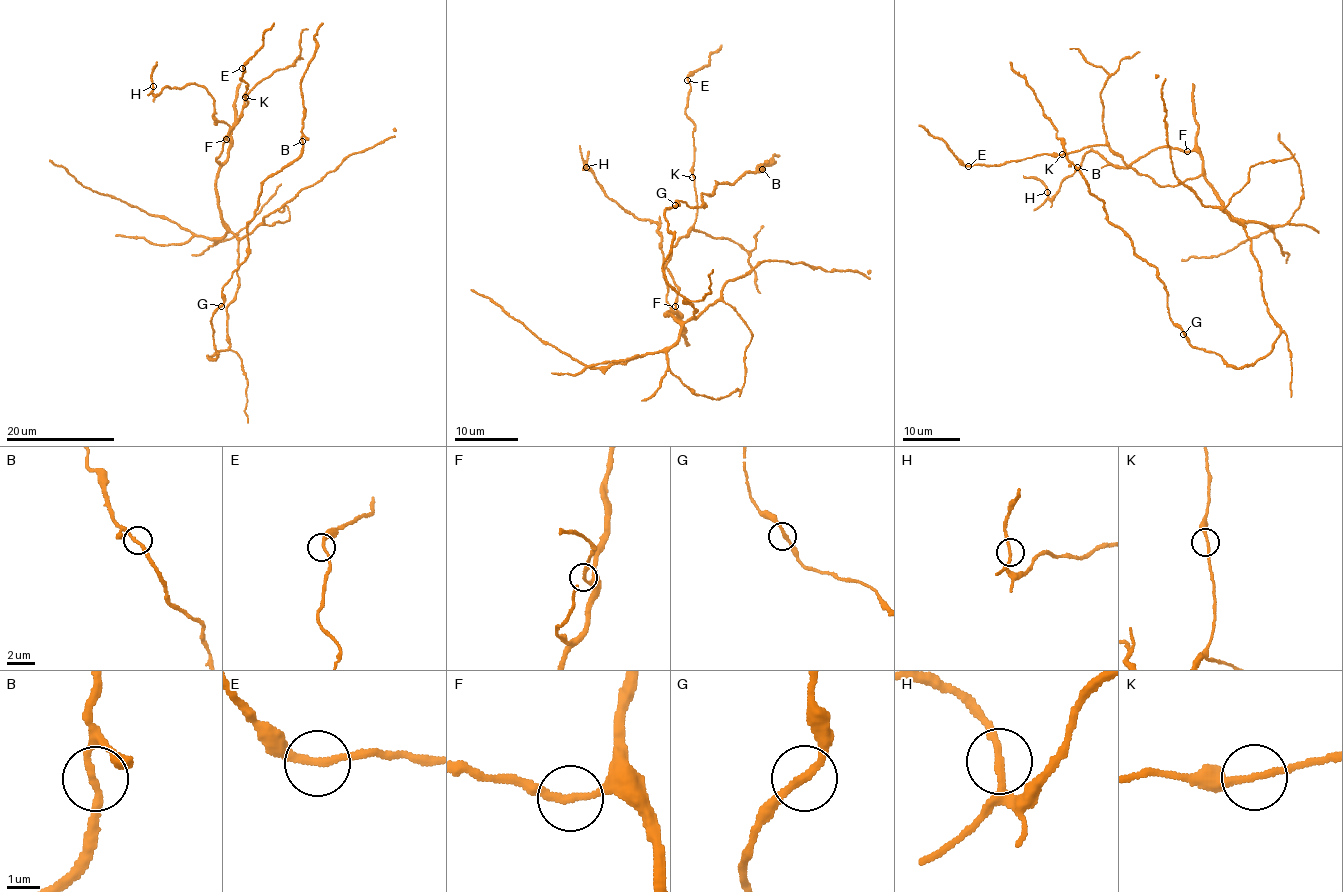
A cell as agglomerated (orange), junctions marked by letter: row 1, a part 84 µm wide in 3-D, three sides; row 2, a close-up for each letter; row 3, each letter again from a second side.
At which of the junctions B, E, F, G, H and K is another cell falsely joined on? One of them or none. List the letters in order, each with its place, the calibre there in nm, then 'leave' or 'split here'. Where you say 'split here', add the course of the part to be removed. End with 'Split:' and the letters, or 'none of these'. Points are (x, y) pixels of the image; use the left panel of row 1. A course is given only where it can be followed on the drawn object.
B: at (302, 141); 220 nm thick; leave
E: at (242, 68); 200 nm thick; leave
F: at (226, 139); 220 nm thick; leave
G: at (221, 306); 240 nm thick; leave
H: at (153, 86); 200 nm thick; leave
K: at (245, 97); 200 nm thick; leave
Split: none of these

